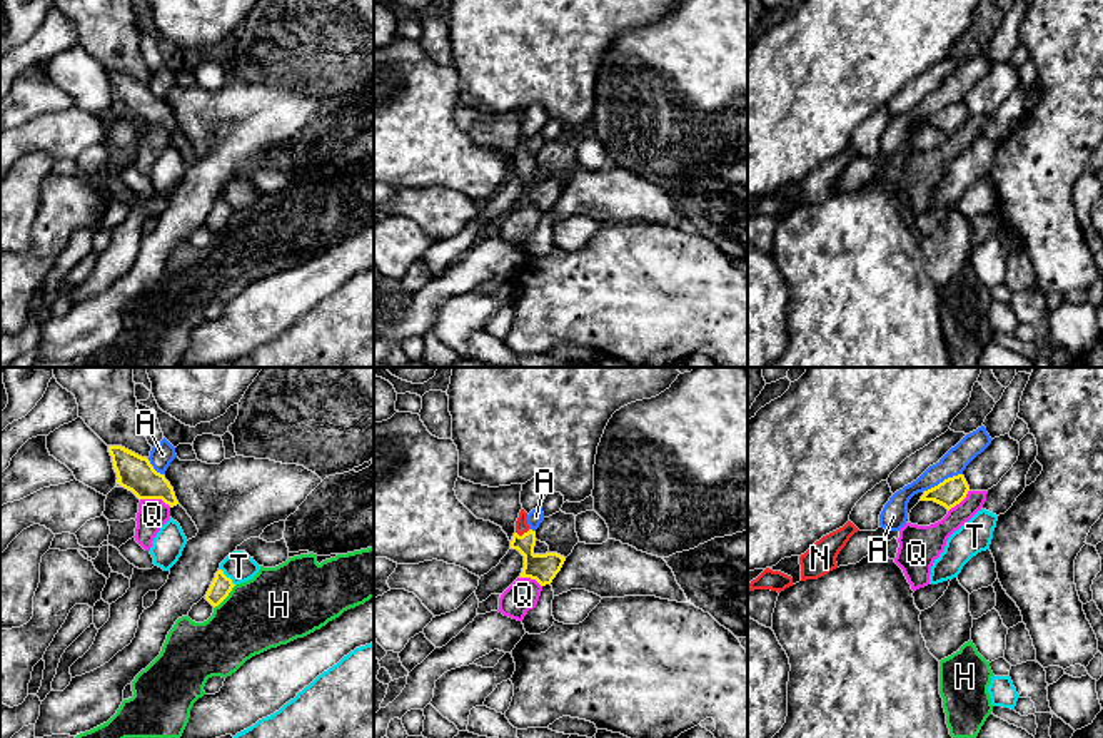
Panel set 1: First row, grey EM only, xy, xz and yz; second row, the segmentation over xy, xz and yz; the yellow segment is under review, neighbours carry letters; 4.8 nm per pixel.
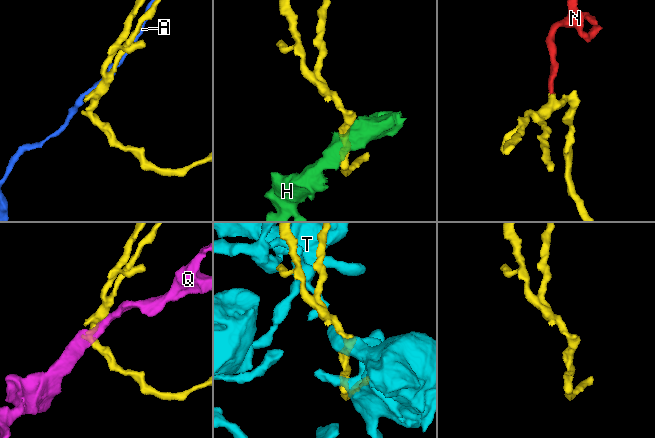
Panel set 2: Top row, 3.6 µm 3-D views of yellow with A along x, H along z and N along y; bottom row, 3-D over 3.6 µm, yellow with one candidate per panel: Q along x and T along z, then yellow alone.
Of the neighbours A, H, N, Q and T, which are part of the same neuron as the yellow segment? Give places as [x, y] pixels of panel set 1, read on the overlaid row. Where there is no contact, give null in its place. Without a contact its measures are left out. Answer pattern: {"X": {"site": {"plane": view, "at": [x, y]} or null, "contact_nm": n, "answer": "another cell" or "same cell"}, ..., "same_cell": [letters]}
{"A": {"site": {"plane": "yz", "at": [945, 480]}, "contact_nm": 200, "answer": "another cell"}, "H": {"site": {"plane": "xy", "at": [226, 596]}, "contact_nm": 160, "answer": "another cell"}, "N": {"site": {"plane": "xz", "at": [524, 533]}, "contact_nm": 70, "answer": "same cell"}, "Q": {"site": {"plane": "xy", "at": [156, 498]}, "contact_nm": 160, "answer": "another cell"}, "T": {"site": {"plane": "xy", "at": [226, 576]}, "contact_nm": 120, "answer": "another cell"}, "same_cell": ["N"]}

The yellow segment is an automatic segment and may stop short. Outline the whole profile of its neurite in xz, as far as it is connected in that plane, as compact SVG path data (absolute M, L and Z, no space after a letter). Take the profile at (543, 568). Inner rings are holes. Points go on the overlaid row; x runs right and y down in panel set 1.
M521 509L511 541L511 548L524 556L524 568L519 578L536 579L541 586L551 584L566 558L557 553L536 554L534 546L536 531L529 528L527 513Z

